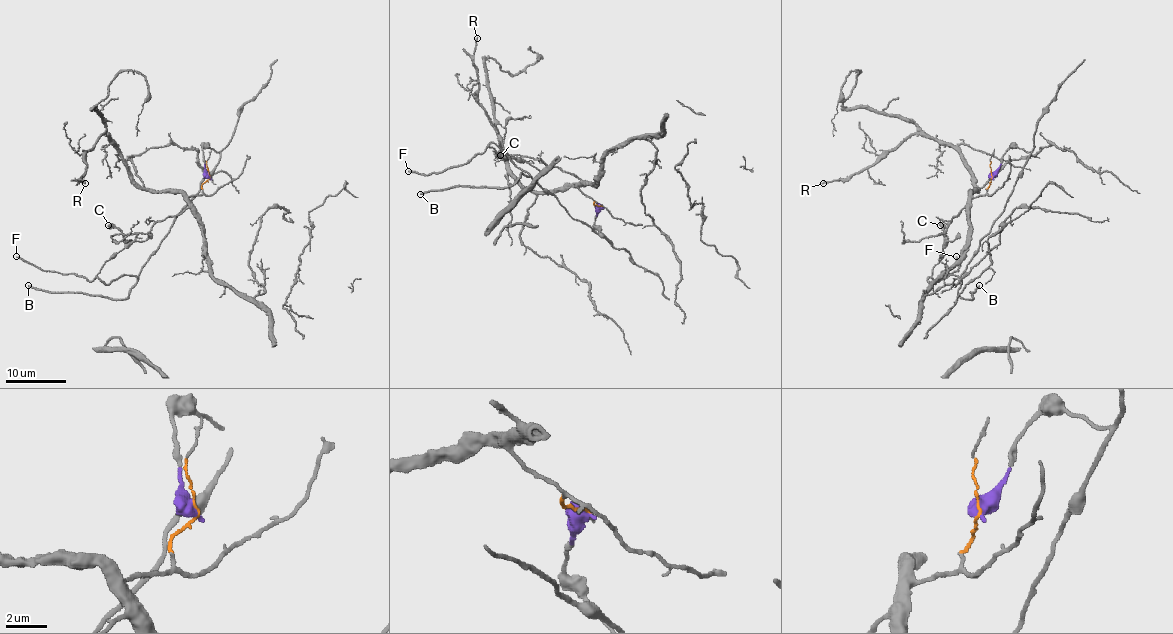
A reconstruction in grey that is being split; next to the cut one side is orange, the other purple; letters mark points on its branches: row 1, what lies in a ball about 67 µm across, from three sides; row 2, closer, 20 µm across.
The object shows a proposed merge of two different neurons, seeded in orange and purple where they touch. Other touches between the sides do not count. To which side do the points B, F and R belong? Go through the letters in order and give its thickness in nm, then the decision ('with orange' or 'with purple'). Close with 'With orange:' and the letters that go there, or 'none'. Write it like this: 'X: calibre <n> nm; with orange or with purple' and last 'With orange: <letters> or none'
B: calibre 220 nm; with purple
F: calibre 180 nm; with purple
R: calibre 200 nm; with orange
With orange: R

